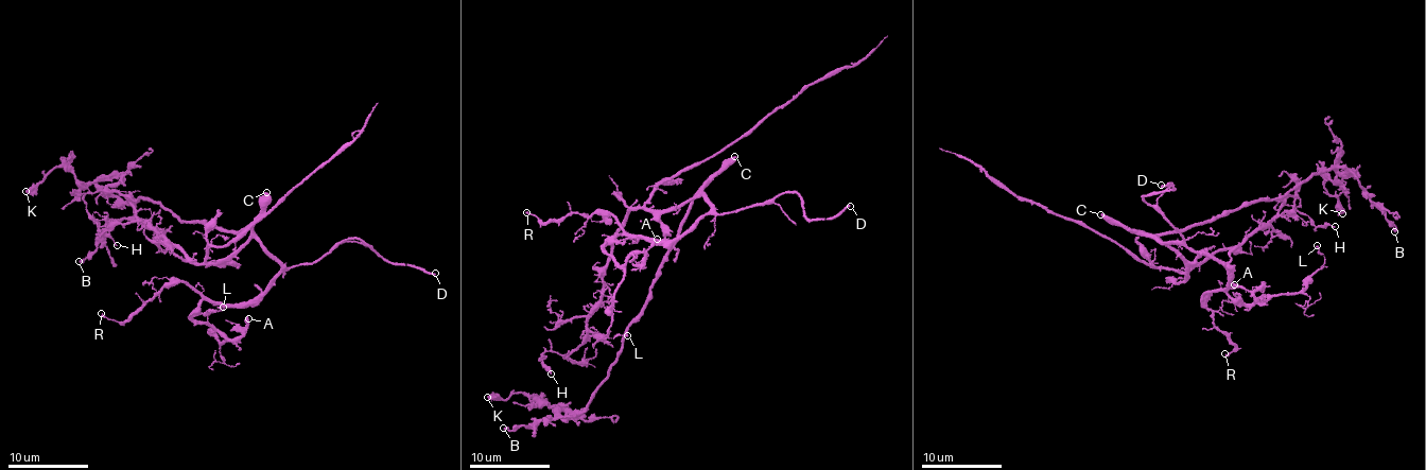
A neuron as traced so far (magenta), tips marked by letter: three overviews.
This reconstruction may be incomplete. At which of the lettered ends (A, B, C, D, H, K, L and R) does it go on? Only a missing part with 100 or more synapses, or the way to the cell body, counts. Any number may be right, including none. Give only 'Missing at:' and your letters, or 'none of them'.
Missing at: D

